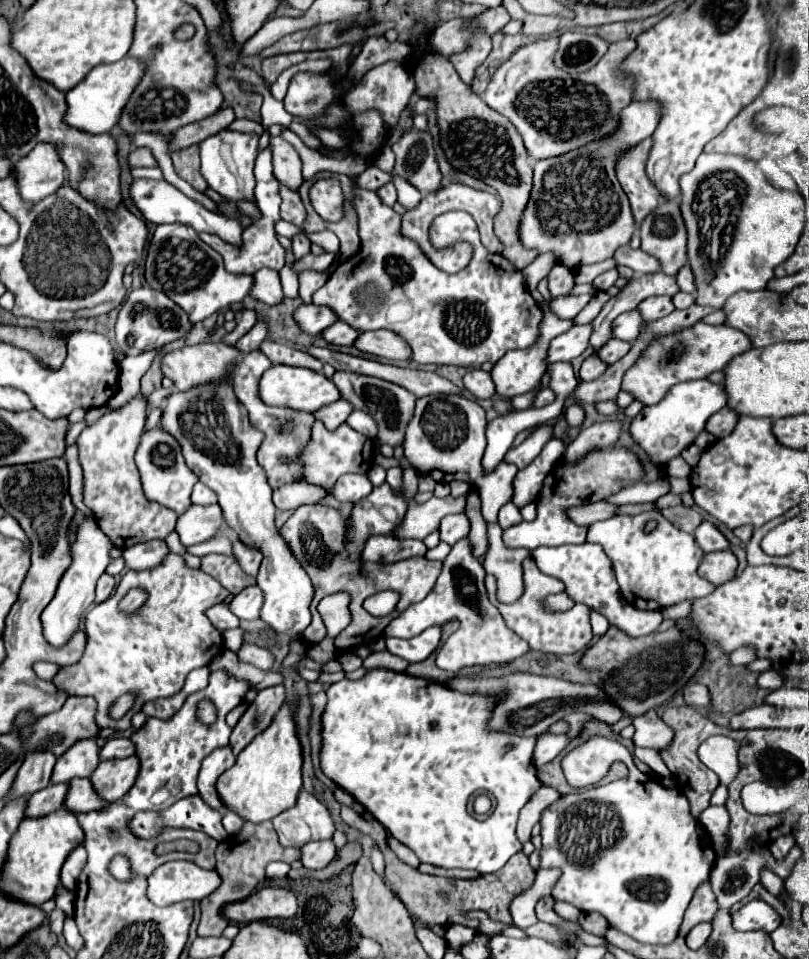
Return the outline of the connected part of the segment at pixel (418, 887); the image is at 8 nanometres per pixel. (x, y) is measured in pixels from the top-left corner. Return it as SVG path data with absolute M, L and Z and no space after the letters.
M344 804L340 806L340 816L348 826L358 828L360 832L364 832L372 840L376 840L376 844L378 844L378 848L382 848L382 854L384 854L384 860L386 860L386 876L388 876L390 884L398 892L400 900L408 906L408 910L426 924L456 924L458 922L458 924L466 924L466 926L476 929L480 925L479 920L470 920L468 914L476 912L476 910L482 910L492 920L500 920L505 924L514 925L512 914L510 914L510 904L518 896L518 892L528 890L528 886L532 886L534 880L536 880L536 872L528 864L528 856L522 854L522 852L514 854L500 872L482 874L480 878L474 878L474 880L438 878L438 876L422 874L416 868L410 868L410 866L402 864L394 856L394 852L388 848L388 842L386 842L386 830L380 826L380 822L364 820L360 814L356 814L350 806L344 806Z

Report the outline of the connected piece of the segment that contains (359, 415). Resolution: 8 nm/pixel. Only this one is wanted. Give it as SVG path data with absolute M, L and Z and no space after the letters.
M354 410L354 412L350 414L350 418L348 418L348 424L350 424L356 432L360 432L360 434L364 434L364 436L368 436L368 438L376 438L376 434L378 434L378 424L376 424L376 420L374 420L368 412L364 412L364 410Z

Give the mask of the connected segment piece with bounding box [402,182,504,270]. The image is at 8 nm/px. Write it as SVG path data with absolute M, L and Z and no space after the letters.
M452 182L452 184L448 184L448 186L438 188L436 192L424 194L422 200L420 200L420 204L418 204L414 210L410 210L410 212L406 212L406 214L402 216L402 230L404 230L404 234L412 236L412 238L420 244L420 248L428 254L428 258L430 258L440 270L442 270L442 260L450 260L450 256L456 256L456 252L458 252L458 256L460 256L460 248L458 248L458 250L434 248L432 242L430 242L430 236L428 236L428 228L430 228L430 224L432 224L432 220L434 220L436 216L440 216L440 214L444 214L444 212L450 212L450 210L464 210L464 212L468 212L468 214L476 220L478 230L480 230L482 244L484 244L488 250L492 250L492 252L502 252L502 250L504 250L504 244L496 238L494 228L492 228L492 226L494 226L494 218L496 218L496 214L498 214L498 210L500 210L500 198L498 198L496 194L490 194L490 192L484 192L484 190L476 190L476 188L472 188L472 186L460 184L460 182Z

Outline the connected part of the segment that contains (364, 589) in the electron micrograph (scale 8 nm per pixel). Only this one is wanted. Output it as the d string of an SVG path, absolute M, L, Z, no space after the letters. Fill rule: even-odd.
M314 504L314 506L300 506L290 518L288 522L282 526L280 534L286 538L286 542L290 544L292 552L296 554L296 558L302 562L304 570L308 572L312 586L314 586L314 600L310 605L312 620L310 626L304 630L302 638L310 644L320 642L326 636L326 628L320 614L318 614L317 606L319 602L328 596L328 594L336 594L336 592L346 592L350 594L350 616L352 622L338 634L336 638L336 648L338 652L344 650L352 650L354 646L366 644L372 638L380 636L384 632L384 628L388 626L388 622L392 618L396 618L396 614L402 614L410 604L420 602L426 598L426 594L432 590L432 586L436 584L436 578L440 574L442 562L438 560L428 560L428 558L410 558L404 562L396 562L392 566L376 566L376 564L368 564L364 560L358 562L348 562L346 552L344 552L344 532L346 532L346 518L342 518L334 508L324 506L324 504ZM382 590L394 590L400 594L400 600L396 604L396 610L390 612L388 616L372 616L362 608L362 602Z

